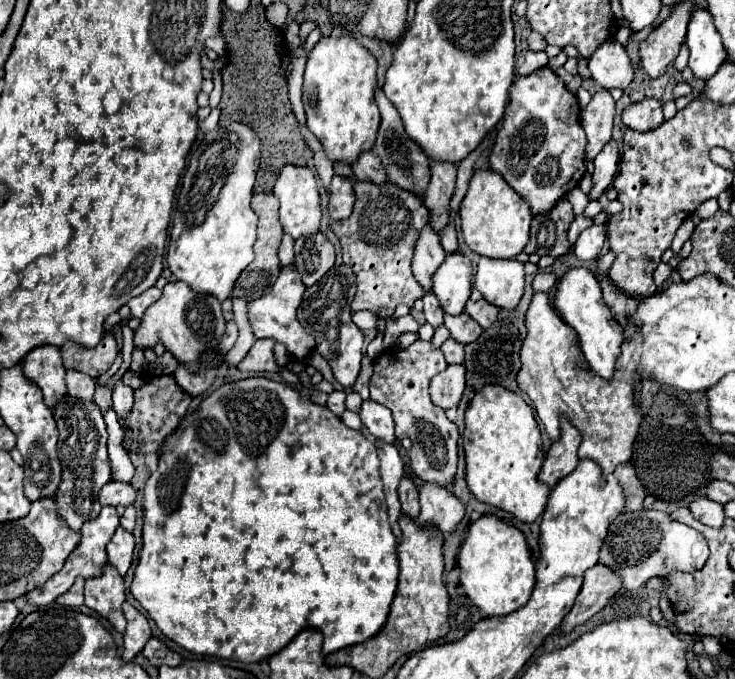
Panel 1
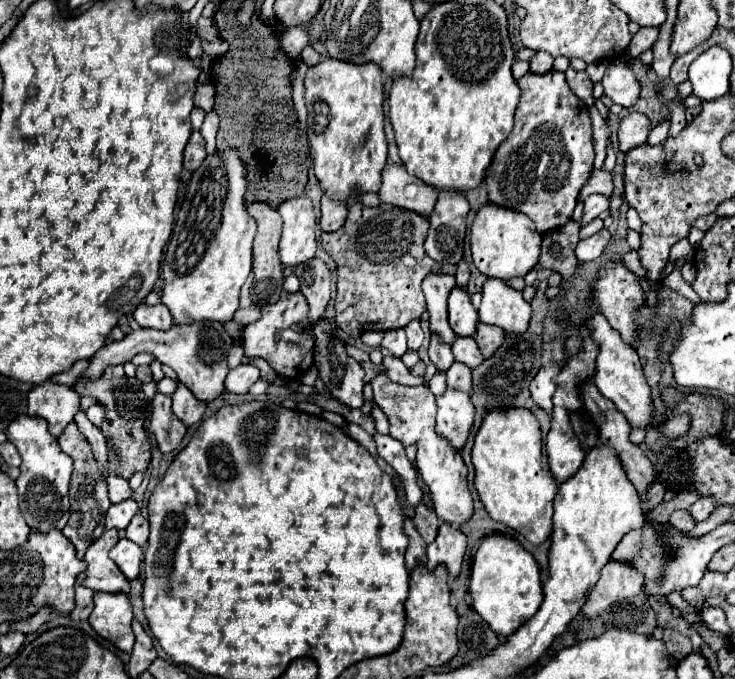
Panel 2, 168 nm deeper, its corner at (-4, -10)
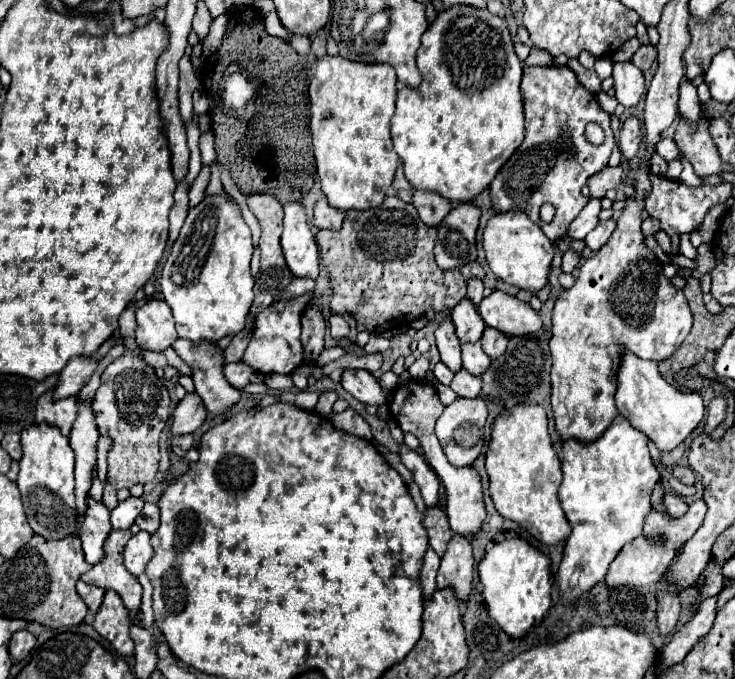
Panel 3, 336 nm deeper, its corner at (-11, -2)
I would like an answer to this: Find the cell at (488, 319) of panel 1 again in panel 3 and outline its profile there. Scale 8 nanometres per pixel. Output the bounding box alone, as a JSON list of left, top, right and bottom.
[480,328,508,360]

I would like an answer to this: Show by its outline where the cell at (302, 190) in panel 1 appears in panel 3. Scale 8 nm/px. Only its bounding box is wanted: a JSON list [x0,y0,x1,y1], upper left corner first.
[280,202,320,280]

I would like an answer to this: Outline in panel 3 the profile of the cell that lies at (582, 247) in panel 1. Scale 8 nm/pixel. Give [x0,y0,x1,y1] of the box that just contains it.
[584,218,616,252]

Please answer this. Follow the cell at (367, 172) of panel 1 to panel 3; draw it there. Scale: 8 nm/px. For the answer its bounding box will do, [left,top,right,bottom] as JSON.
[414,192,452,228]

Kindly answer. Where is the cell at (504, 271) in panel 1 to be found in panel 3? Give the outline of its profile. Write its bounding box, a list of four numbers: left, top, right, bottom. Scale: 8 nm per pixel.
[478,290,542,336]

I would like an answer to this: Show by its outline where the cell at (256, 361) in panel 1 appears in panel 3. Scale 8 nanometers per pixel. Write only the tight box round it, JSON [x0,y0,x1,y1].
[224,362,252,388]

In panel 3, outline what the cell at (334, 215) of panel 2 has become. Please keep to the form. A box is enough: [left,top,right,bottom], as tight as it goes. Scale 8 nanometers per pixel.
[312,198,344,230]

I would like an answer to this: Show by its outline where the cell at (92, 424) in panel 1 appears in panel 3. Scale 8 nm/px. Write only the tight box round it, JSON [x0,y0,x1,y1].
[78,498,112,564]

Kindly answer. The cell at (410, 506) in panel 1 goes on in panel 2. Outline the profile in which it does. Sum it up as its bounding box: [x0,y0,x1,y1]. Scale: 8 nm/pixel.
[413,502,441,542]

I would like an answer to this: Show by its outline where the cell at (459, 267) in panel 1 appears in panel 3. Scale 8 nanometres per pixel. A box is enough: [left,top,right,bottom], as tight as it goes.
[452,298,484,344]

